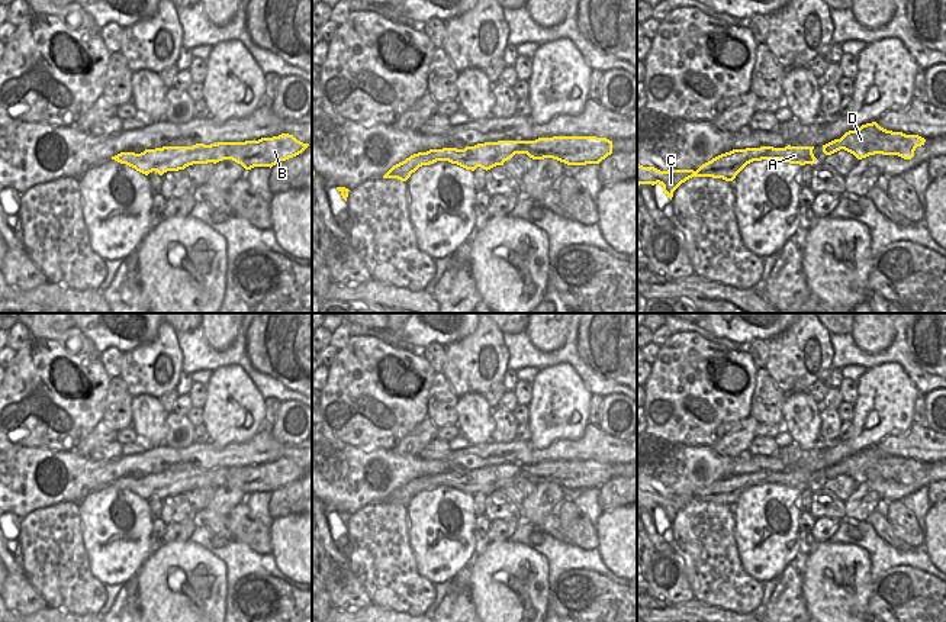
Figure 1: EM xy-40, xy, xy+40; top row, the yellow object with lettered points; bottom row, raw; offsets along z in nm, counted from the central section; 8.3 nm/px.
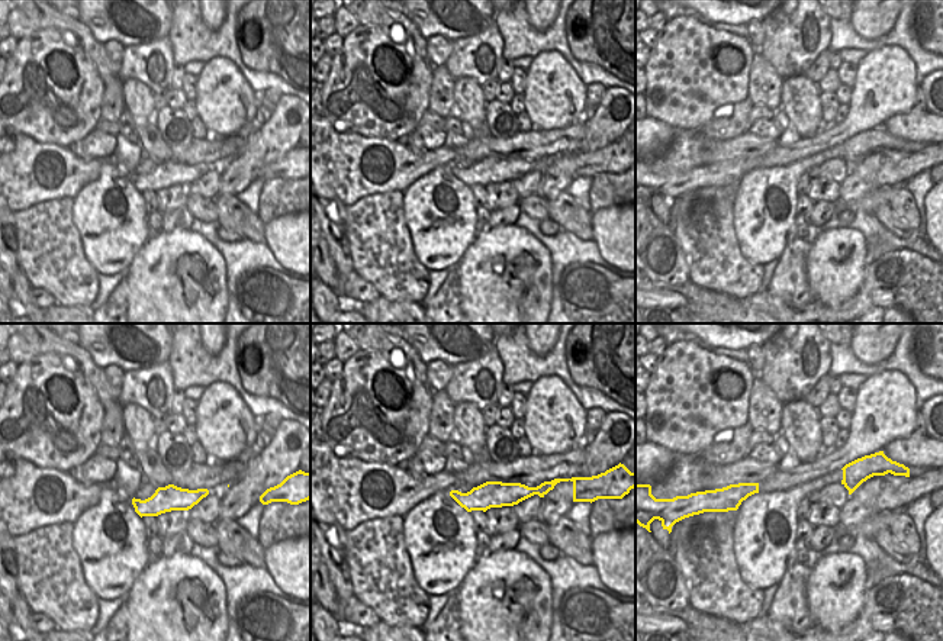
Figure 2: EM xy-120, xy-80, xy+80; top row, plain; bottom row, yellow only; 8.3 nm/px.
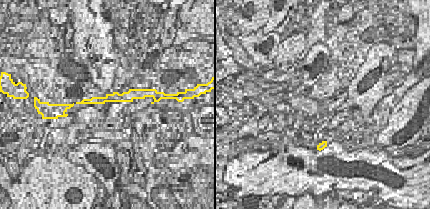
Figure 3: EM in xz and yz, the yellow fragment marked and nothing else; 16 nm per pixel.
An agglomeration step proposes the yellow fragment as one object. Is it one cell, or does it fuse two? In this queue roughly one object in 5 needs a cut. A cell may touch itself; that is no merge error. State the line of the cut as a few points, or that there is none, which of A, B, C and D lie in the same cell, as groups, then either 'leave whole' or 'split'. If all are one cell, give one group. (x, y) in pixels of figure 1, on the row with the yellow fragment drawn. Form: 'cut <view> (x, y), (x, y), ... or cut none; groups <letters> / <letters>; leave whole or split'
cut none; groups A B C D; leave whole

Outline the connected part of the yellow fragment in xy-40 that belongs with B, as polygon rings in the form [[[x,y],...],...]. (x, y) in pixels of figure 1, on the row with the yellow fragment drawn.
[[[281,133],[279,136],[261,138],[258,141],[163,146],[145,149],[141,154],[120,152],[112,157],[112,159],[126,164],[145,175],[152,171],[163,175],[167,171],[184,170],[193,164],[216,164],[223,159],[232,159],[241,164],[245,170],[251,170],[254,167],[271,168],[280,161],[302,154],[308,146],[309,144],[297,141],[293,135]]]

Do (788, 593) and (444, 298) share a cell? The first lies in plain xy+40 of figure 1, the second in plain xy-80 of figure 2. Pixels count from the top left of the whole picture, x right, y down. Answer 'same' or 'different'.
same

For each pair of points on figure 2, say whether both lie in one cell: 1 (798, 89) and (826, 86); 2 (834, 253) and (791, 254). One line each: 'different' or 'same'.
1: different
2: different

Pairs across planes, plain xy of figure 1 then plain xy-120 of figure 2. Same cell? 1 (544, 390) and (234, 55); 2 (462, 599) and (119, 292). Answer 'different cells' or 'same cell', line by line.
1: different cells
2: same cell

